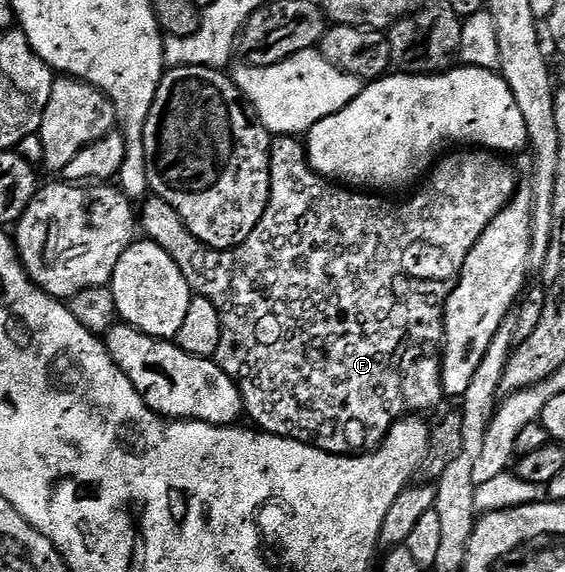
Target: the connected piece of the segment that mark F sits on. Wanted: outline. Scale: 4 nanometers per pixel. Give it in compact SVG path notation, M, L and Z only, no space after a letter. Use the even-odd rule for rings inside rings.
M281 135L272 142L269 150L269 202L255 231L251 231L247 240L237 248L210 249L208 245L195 239L195 235L187 231L183 219L179 219L175 207L171 207L171 203L167 203L167 199L162 197L150 195L144 198L139 209L139 225L140 228L141 225L145 228L144 236L148 240L163 247L163 251L167 251L171 259L175 259L179 271L183 271L187 279L190 290L196 296L205 297L215 303L221 316L221 338L215 360L217 366L239 387L245 404L244 412L254 421L250 422L262 433L273 433L276 437L301 441L305 445L322 449L324 453L360 455L376 449L389 433L394 421L400 421L410 411L433 409L443 401L441 358L445 340L445 304L453 286L461 277L463 263L467 263L471 247L475 247L491 219L495 219L495 215L499 215L499 211L503 211L507 203L513 200L519 182L512 167L505 162L508 160L504 156L492 151L453 151L442 156L434 164L424 184L413 191L418 193L411 194L406 201L388 201L385 198L388 196L374 195L369 191L354 191L320 177L309 165L306 146L297 141L300 140L296 136Z

